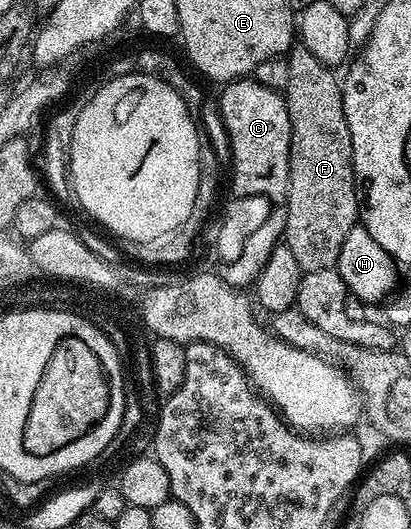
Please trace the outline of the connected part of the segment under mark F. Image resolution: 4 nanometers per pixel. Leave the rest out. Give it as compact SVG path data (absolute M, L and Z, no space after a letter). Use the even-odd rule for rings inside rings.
M300 45L289 48L287 58L291 65L291 81L287 81L287 89L284 91L287 113L291 117L291 153L289 154L289 188L287 189L287 221L285 222L285 233L283 236L284 246L295 253L295 261L299 261L302 272L314 271L315 269L327 269L336 267L339 261L339 249L343 249L343 241L347 241L347 233L351 233L353 227L359 223L359 208L357 206L357 183L353 179L353 154L351 153L351 129L347 129L347 117L343 113L343 97L341 96L342 84L335 76L334 68L323 65L319 57L311 54L311 49Z

